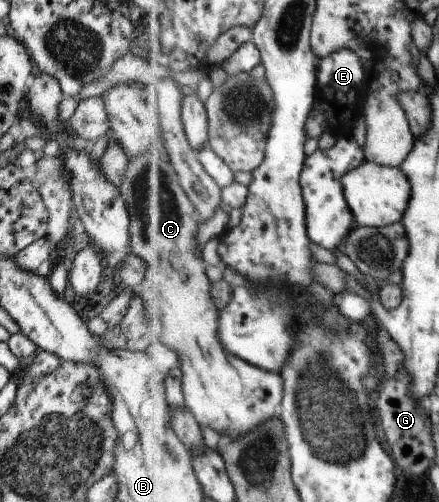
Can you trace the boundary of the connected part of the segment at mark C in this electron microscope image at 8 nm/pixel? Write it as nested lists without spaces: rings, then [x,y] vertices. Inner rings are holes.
[[[167,150],[146,151],[140,157],[130,157],[124,169],[119,192],[130,217],[130,251],[146,265],[146,275],[137,292],[145,304],[146,315],[155,329],[156,336],[167,346],[177,345],[178,355],[182,358],[181,372],[184,375],[188,407],[194,411],[203,428],[216,430],[222,438],[236,439],[258,429],[266,421],[280,414],[286,397],[286,379],[282,374],[262,369],[230,353],[222,343],[222,310],[214,299],[214,281],[210,279],[208,264],[202,257],[204,247],[198,241],[198,231],[202,223],[194,219],[198,207],[186,193],[171,154]]]

